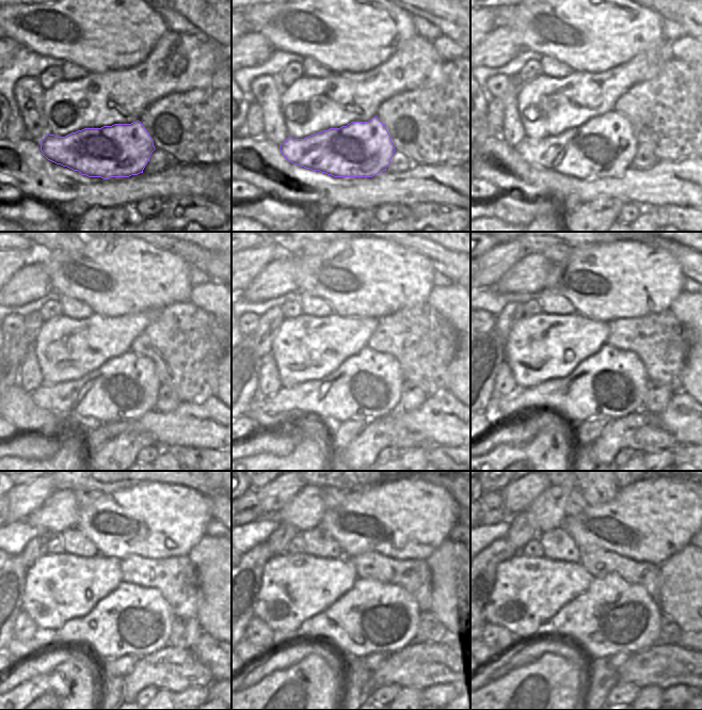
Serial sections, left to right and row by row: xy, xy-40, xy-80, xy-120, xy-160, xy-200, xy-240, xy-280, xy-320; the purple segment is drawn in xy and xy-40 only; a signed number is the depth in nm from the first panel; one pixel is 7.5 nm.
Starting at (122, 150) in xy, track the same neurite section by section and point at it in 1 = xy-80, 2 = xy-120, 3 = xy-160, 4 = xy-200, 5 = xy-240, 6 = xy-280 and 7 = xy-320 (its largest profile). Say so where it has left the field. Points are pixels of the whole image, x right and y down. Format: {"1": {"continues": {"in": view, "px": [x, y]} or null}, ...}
{"1": {"continues": {"in": "xy-80", "px": [604, 146]}}, "2": {"continues": {"in": "xy-120", "px": [125, 388]}}, "3": {"continues": {"in": "xy-160", "px": [367, 385]}}, "4": {"continues": {"in": "xy-200", "px": [611, 382]}}, "5": {"continues": {"in": "xy-240", "px": [132, 620]}}, "6": {"continues": {"in": "xy-280", "px": [372, 617]}}, "7": {"continues": {"in": "xy-320", "px": [612, 616]}}}

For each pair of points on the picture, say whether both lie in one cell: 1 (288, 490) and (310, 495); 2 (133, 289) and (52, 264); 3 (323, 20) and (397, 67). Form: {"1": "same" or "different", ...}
{"1": "different", "2": "same", "3": "different"}

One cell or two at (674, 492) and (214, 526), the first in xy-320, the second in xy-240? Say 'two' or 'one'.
two

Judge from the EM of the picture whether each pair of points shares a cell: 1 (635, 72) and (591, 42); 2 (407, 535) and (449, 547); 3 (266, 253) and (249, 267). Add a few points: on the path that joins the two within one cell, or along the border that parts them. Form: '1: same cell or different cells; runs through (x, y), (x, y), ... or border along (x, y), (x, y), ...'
1: different cells; border along (645, 49), (627, 61), (601, 73)
2: different cells; border along (447, 537), (426, 558)
3: same cell; runs through (261, 255), (253, 263)

